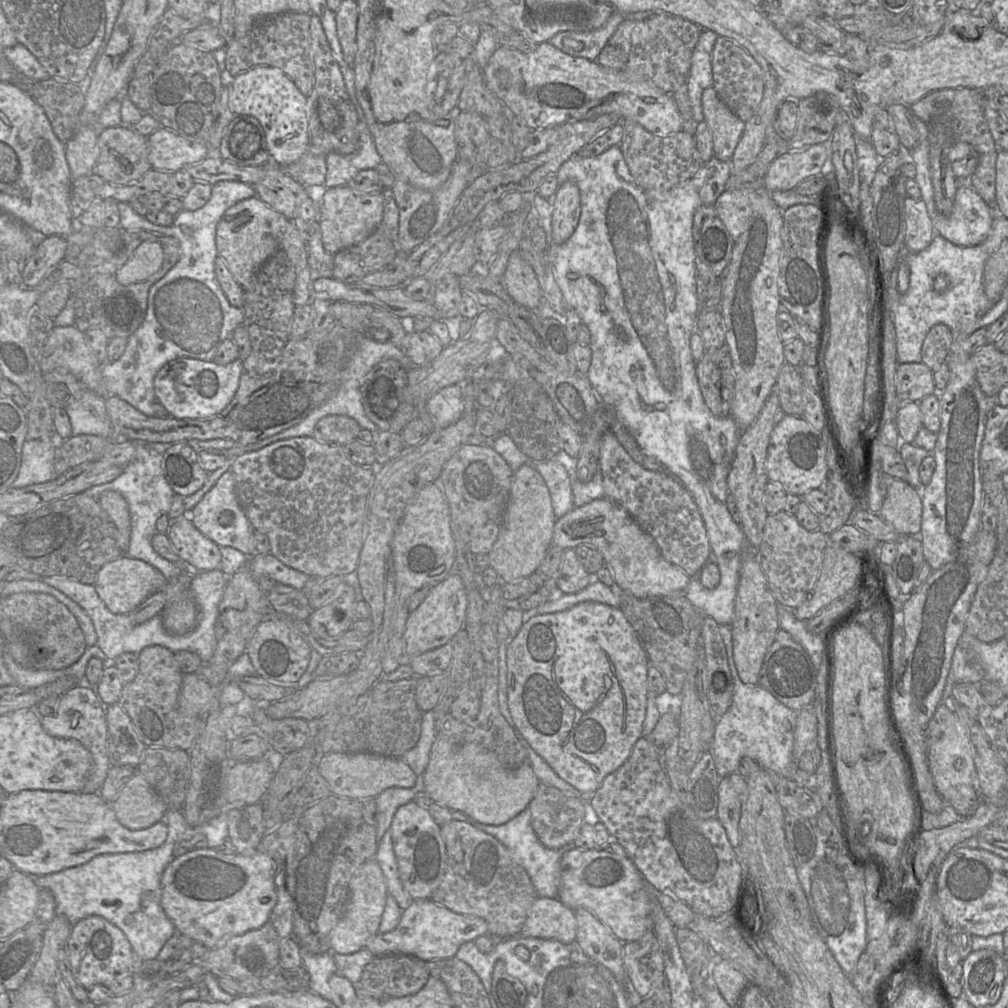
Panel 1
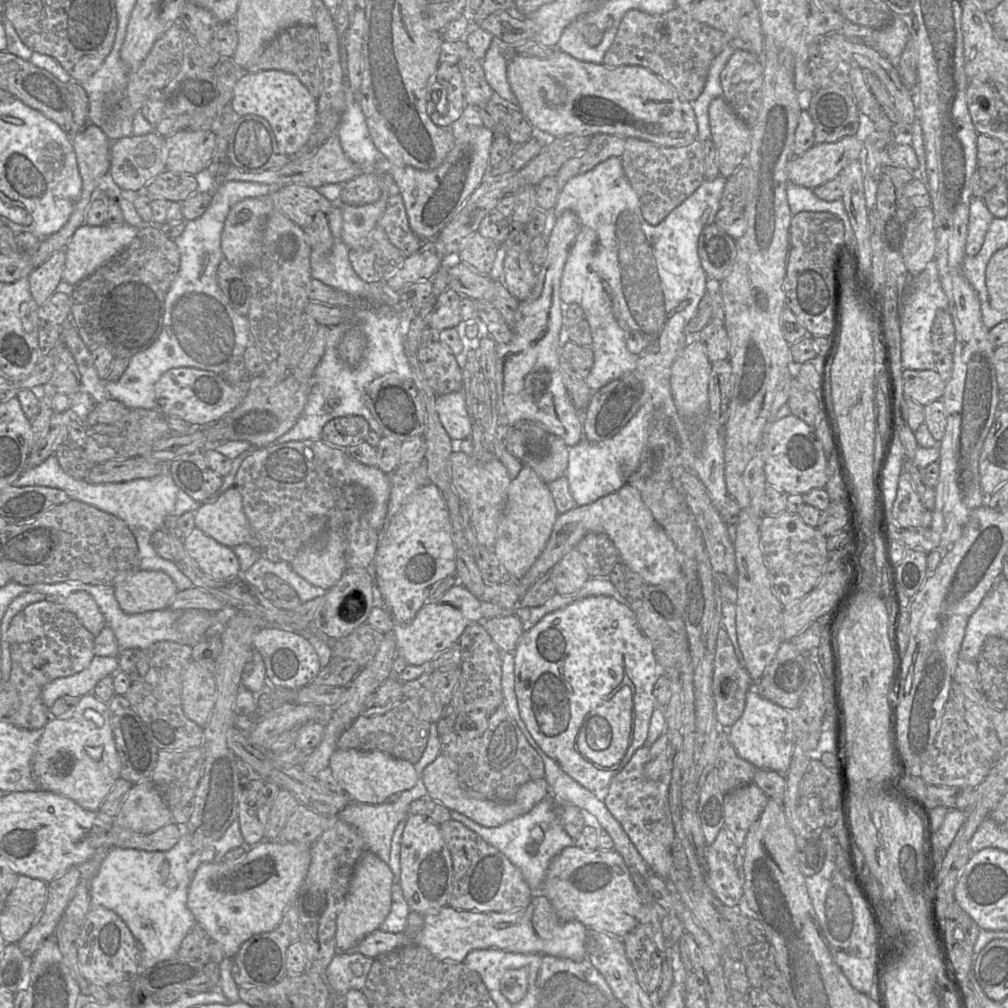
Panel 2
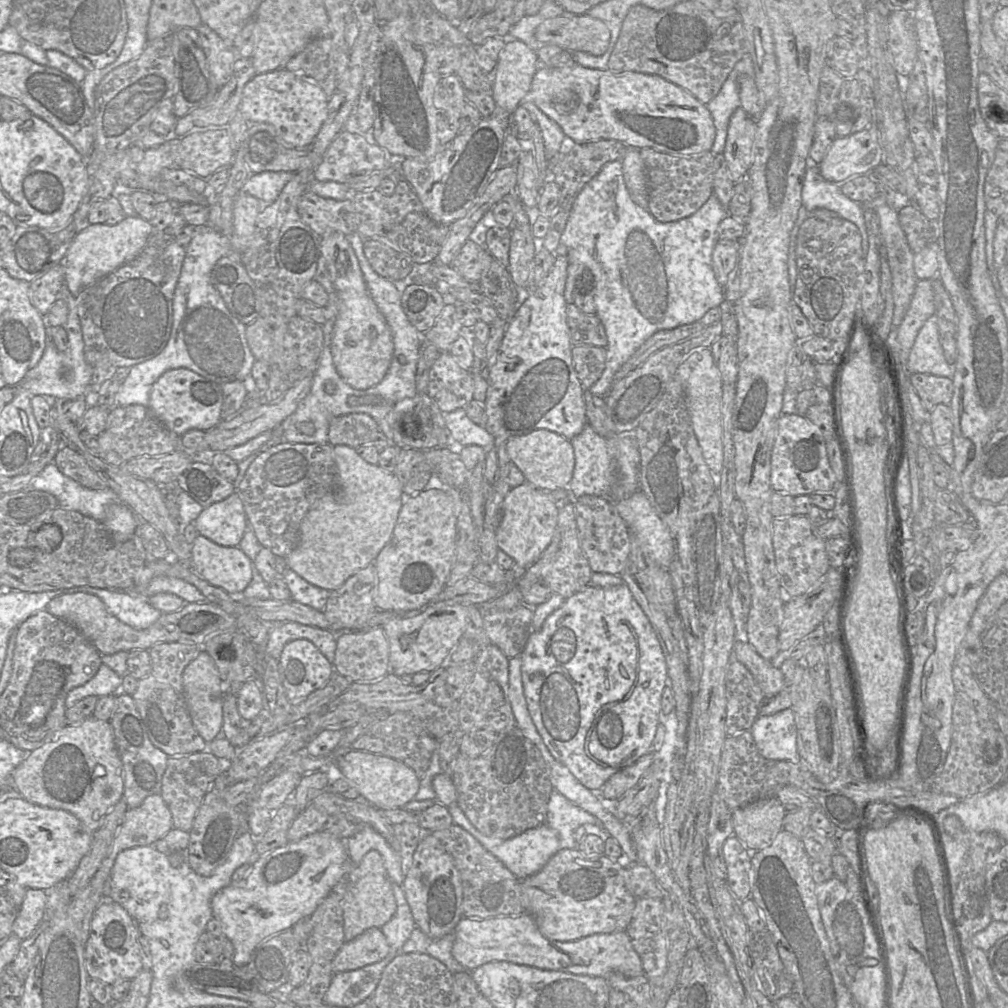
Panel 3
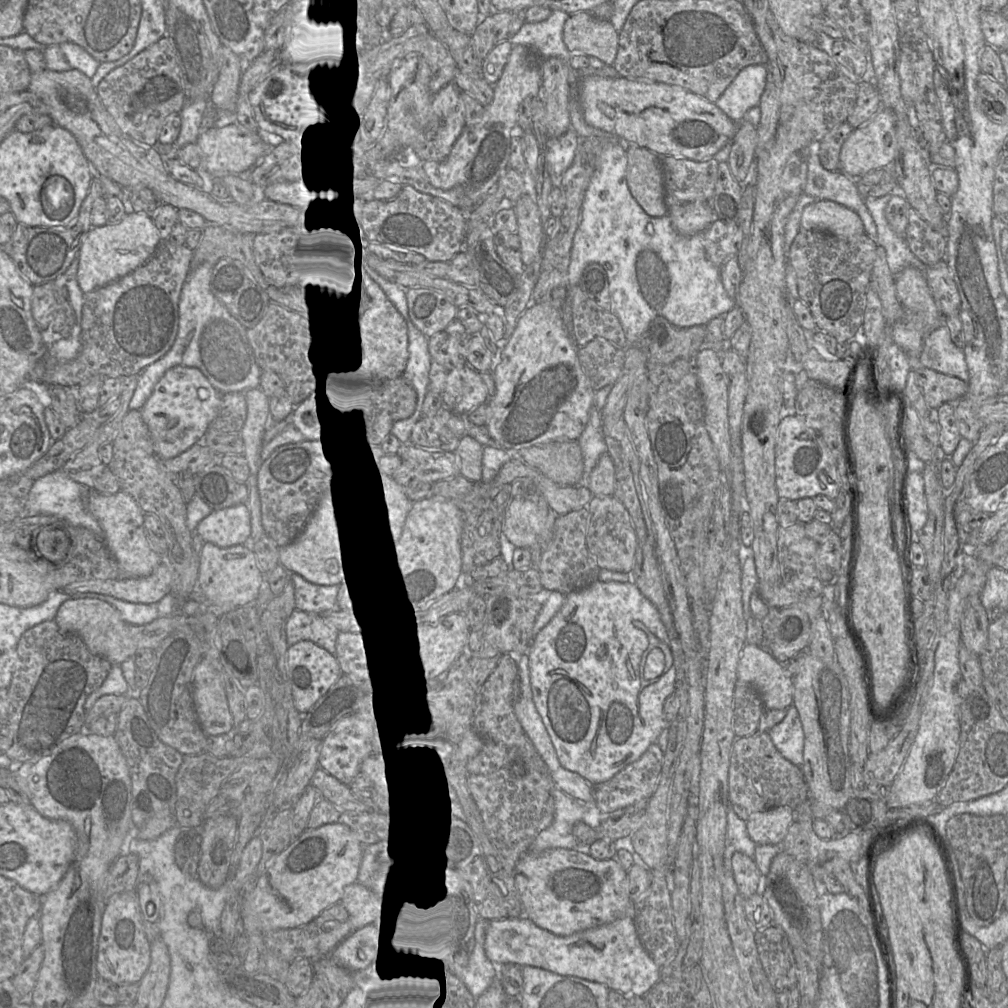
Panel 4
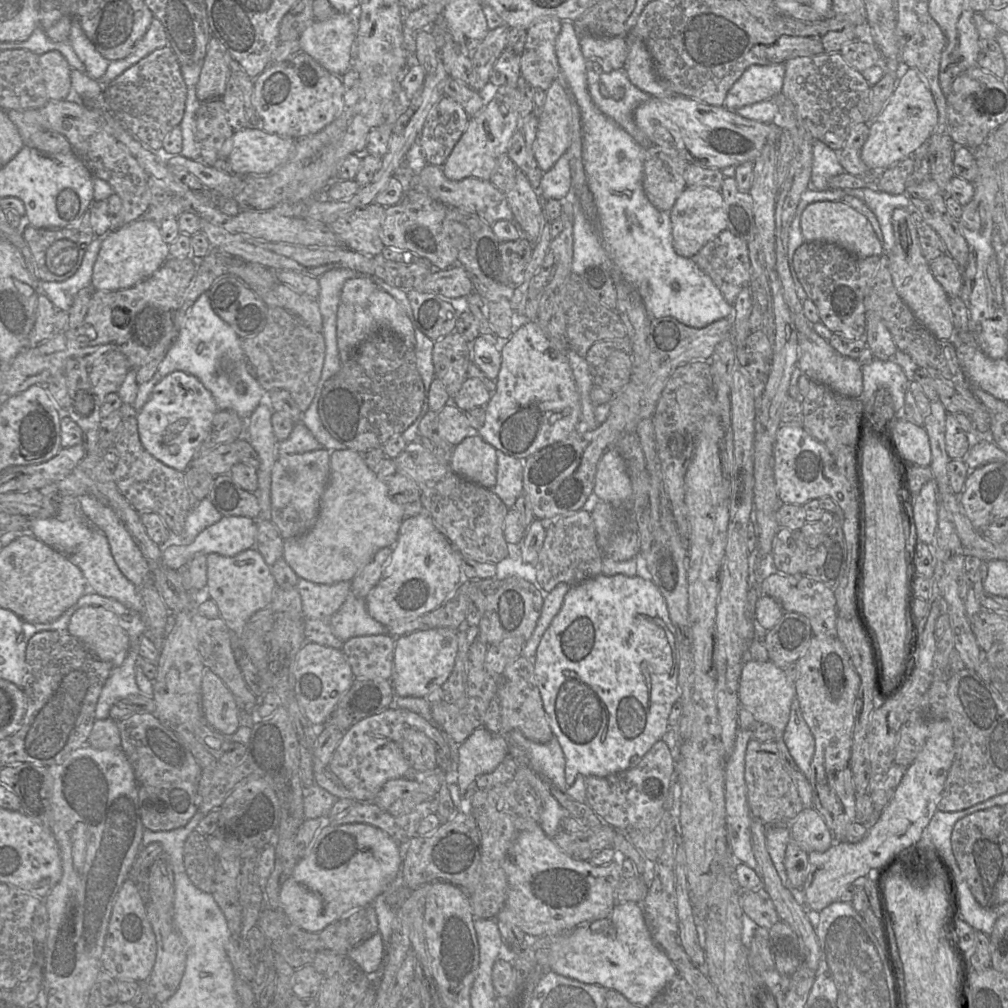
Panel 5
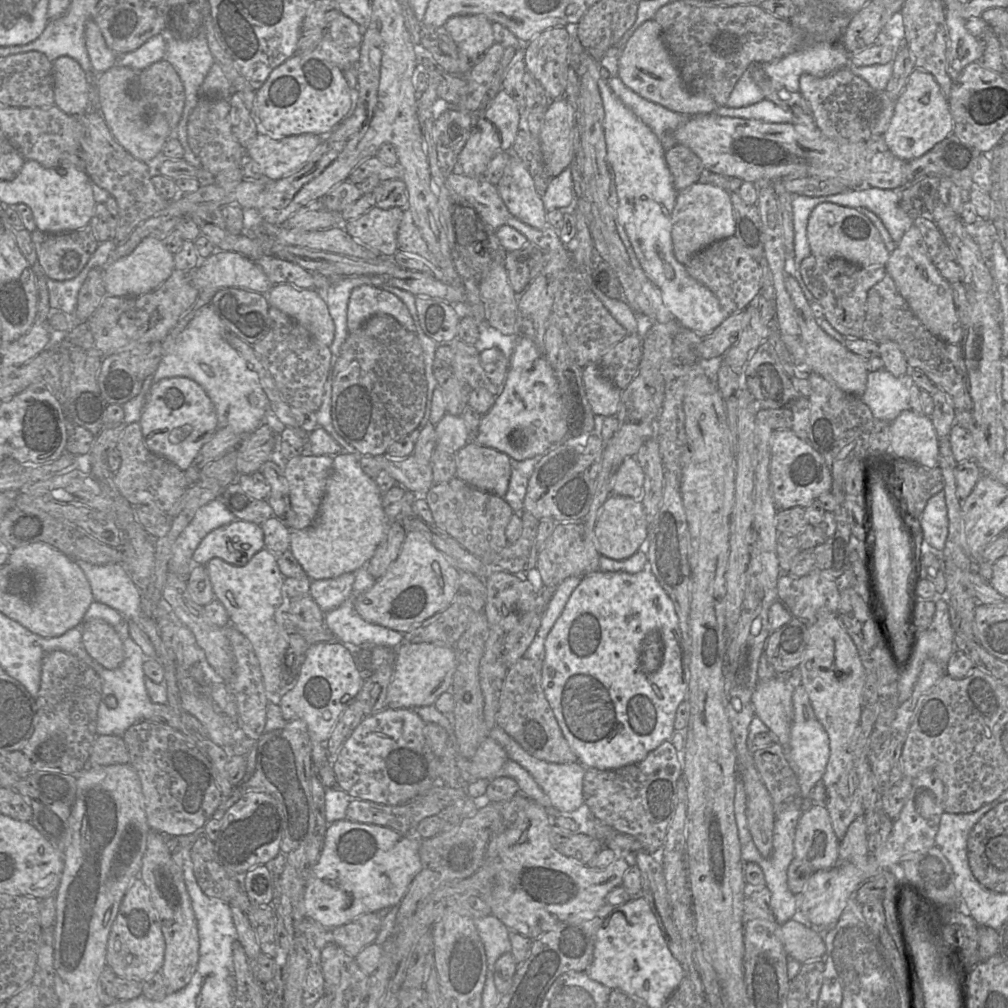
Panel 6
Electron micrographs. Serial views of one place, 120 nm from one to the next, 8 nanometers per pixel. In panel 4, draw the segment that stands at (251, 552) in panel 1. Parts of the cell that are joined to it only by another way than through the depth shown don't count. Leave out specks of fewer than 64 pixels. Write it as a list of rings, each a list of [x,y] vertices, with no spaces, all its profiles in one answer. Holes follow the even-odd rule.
[[[246,504],[213,510],[200,521],[196,532],[205,542],[221,548],[248,544],[251,535],[251,516]]]

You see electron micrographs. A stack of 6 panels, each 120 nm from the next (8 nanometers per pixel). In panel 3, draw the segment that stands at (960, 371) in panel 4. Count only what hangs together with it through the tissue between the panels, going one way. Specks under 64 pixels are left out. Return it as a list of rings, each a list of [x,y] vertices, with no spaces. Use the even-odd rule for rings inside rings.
[[[935,315],[926,320],[919,330],[909,353],[906,369],[910,373],[953,377],[955,366],[949,364],[944,357]]]

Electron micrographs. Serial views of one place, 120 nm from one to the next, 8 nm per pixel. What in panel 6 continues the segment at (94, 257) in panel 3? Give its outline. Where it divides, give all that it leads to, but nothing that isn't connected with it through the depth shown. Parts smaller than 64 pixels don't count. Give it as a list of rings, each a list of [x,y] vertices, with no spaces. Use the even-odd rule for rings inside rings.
[[[153,237],[144,238],[127,256],[111,261],[104,268],[107,295],[117,297],[140,296],[159,287],[175,269],[173,254],[164,243]]]

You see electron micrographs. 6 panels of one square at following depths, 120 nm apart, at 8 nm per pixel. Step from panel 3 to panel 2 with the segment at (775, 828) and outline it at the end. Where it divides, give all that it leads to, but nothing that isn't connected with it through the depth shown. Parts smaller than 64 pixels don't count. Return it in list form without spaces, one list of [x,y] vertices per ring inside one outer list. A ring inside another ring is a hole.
[[[750,783],[725,794],[725,828],[740,849],[753,823],[760,817],[770,798],[755,783]]]

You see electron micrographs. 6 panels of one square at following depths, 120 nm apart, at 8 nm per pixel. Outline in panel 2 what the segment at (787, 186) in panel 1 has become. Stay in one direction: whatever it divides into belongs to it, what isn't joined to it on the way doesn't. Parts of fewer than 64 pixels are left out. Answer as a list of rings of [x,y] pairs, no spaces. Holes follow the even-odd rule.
[[[862,135],[847,136],[832,143],[815,144],[787,163],[788,180],[814,189],[834,179],[850,162],[861,159],[863,150]]]

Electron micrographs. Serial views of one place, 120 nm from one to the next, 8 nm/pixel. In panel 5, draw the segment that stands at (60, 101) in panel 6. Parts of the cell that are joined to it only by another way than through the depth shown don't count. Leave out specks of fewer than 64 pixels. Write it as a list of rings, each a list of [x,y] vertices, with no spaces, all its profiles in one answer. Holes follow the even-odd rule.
[[[49,51],[39,56],[39,65],[49,100],[58,101],[73,97],[71,67],[58,51]]]

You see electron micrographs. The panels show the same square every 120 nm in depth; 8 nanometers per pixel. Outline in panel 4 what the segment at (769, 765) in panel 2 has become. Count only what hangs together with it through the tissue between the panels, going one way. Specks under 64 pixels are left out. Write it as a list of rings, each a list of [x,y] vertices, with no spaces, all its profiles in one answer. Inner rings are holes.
[[[793,704],[784,719],[772,727],[768,734],[786,759],[802,767],[805,736],[799,712]]]

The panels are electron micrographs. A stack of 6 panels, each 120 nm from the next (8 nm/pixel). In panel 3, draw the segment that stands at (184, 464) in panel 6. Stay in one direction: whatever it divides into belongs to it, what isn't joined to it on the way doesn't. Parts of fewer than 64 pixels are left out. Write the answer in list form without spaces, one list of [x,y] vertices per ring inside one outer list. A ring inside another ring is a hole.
[[[186,368],[166,371],[154,383],[150,394],[150,409],[169,430],[181,437],[191,429],[207,431],[222,420],[223,391],[221,384]]]

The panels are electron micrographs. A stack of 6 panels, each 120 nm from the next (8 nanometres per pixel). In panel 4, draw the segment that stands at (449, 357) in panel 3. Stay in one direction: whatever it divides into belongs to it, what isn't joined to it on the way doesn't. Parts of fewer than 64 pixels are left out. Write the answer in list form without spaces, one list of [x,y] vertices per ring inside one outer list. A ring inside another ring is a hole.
[[[469,365],[447,372],[441,398],[445,407],[459,415],[466,415],[489,401],[487,387],[479,372]]]

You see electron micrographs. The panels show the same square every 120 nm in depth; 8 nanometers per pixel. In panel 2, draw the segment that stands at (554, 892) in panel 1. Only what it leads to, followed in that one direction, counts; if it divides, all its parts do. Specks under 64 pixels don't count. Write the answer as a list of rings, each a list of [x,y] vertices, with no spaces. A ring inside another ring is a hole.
[[[550,793],[538,802],[528,813],[496,827],[482,826],[455,810],[450,811],[451,819],[461,822],[487,843],[500,850],[521,871],[532,892],[539,893],[552,859],[564,848],[576,845],[575,840],[562,826],[556,810],[556,801],[551,795]],[[536,826],[543,831],[543,838],[538,844],[532,839],[532,830]]]

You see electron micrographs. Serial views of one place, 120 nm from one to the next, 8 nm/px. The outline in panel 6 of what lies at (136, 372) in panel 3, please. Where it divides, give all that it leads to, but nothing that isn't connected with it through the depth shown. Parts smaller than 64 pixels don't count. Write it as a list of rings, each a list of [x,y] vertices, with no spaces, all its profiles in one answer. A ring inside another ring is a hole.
[[[204,305],[198,309],[178,335],[172,350],[162,357],[152,376],[152,384],[170,377],[186,377],[195,381],[214,404],[218,428],[231,428],[242,437],[255,431],[267,420],[269,400],[260,385],[257,373],[251,370],[241,354],[224,340],[225,330],[229,329],[212,305]]]

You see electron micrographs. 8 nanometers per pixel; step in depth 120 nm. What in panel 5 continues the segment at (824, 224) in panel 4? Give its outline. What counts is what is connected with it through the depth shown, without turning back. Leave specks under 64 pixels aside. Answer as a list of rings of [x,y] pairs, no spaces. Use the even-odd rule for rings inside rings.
[[[818,201],[809,204],[801,215],[801,232],[805,241],[833,243],[858,257],[880,257],[884,254],[868,219],[843,201]]]

